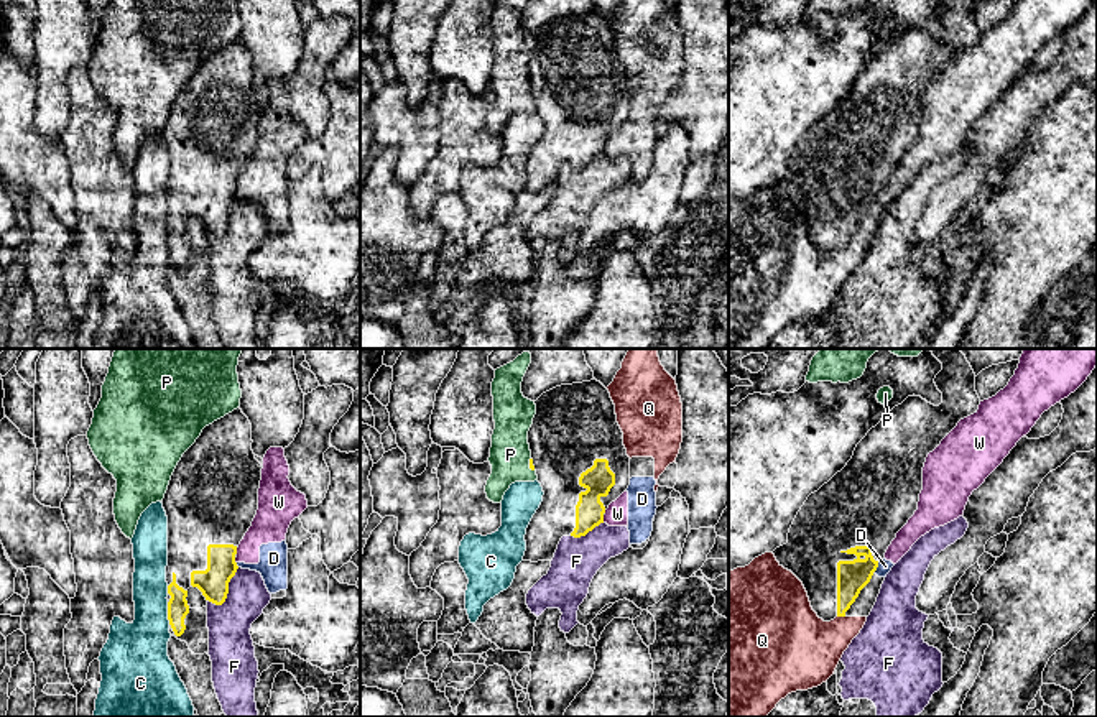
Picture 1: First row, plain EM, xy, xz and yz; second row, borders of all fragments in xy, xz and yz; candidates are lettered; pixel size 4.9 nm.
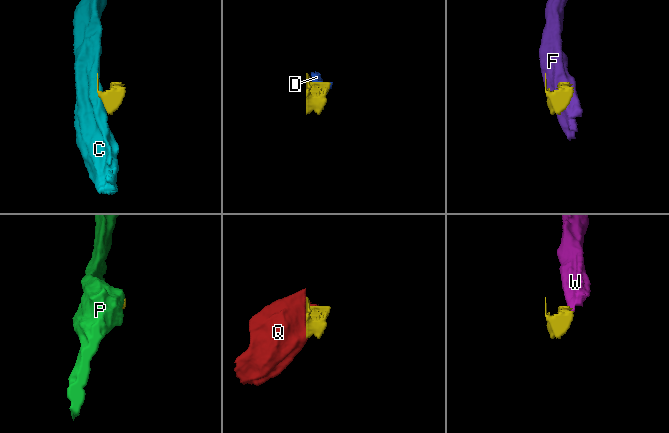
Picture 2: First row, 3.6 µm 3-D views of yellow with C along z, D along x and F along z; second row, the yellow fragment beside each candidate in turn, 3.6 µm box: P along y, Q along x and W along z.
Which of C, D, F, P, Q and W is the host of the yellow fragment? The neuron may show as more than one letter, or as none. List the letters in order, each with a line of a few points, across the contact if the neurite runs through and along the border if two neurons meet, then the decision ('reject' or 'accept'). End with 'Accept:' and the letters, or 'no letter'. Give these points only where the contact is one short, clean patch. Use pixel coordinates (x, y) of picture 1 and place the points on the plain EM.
C: line xy (166, 234), (166, 250), (170, 255); reject
D: line yz (879, 194), (874, 203); reject
F: line xy (239, 199), (229, 214), (227, 229), (221, 235), (209, 234); reject
P: reject
Q: line yz (837, 247), (844, 249); reject
W: line xz (602, 147), (604, 153); reject
Accept: no letter

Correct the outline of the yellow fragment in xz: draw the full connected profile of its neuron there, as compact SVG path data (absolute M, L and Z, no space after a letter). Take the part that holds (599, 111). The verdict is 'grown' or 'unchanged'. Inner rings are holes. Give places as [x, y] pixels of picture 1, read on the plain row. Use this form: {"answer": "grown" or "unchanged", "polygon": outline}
{"answer": "grown", "polygon": "M597 13L543 25L528 62L530 100L543 118L523 192L553 192L562 168L581 169L630 117L630 89L609 21Z"}

